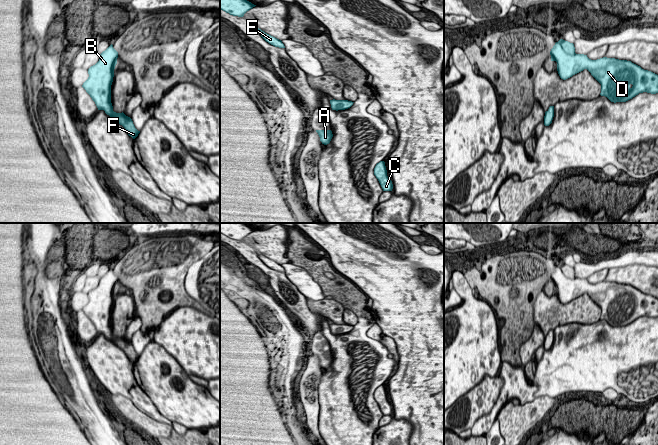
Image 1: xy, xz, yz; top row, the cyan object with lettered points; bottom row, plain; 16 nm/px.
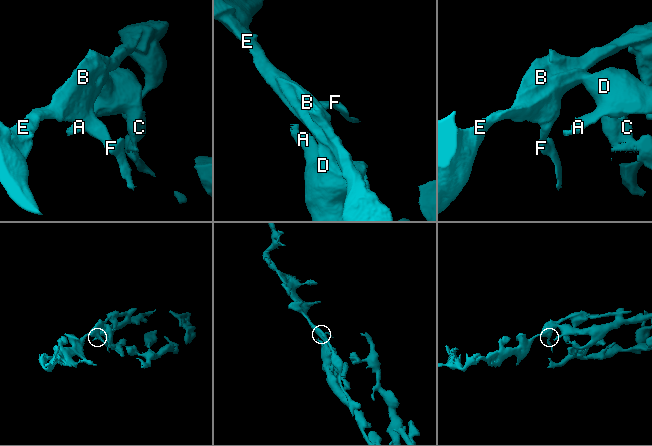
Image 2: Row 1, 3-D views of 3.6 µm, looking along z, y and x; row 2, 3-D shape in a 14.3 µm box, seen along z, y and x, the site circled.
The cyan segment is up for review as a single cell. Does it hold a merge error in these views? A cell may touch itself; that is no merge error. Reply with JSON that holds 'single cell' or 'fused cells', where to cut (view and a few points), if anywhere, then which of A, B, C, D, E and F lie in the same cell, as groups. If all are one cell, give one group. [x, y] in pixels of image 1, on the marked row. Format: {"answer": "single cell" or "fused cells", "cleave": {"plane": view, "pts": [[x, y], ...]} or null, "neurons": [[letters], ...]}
{"answer": "single cell", "cleave": null, "neurons": [["A", "B", "C", "D", "E", "F"]]}

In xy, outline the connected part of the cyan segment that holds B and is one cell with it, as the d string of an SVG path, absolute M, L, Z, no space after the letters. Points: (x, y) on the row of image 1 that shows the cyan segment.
M111 44L100 54L99 61L88 69L89 77L82 87L95 102L98 110L104 110L107 115L125 128L129 136L135 139L140 131L135 128L130 117L123 112L114 112L111 103L111 85L117 58L118 52Z

